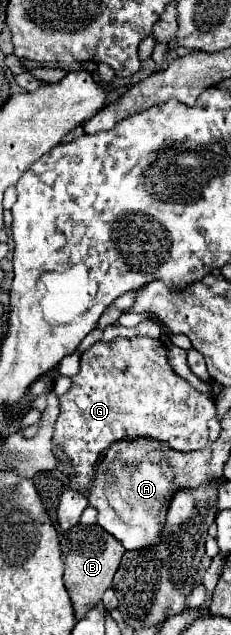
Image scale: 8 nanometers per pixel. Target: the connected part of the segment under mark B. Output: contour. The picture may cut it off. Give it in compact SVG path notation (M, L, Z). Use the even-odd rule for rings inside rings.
M75 525L71 531L61 535L61 553L65 559L65 587L73 601L77 619L83 619L93 609L103 593L113 585L113 575L121 563L125 547L99 525Z

